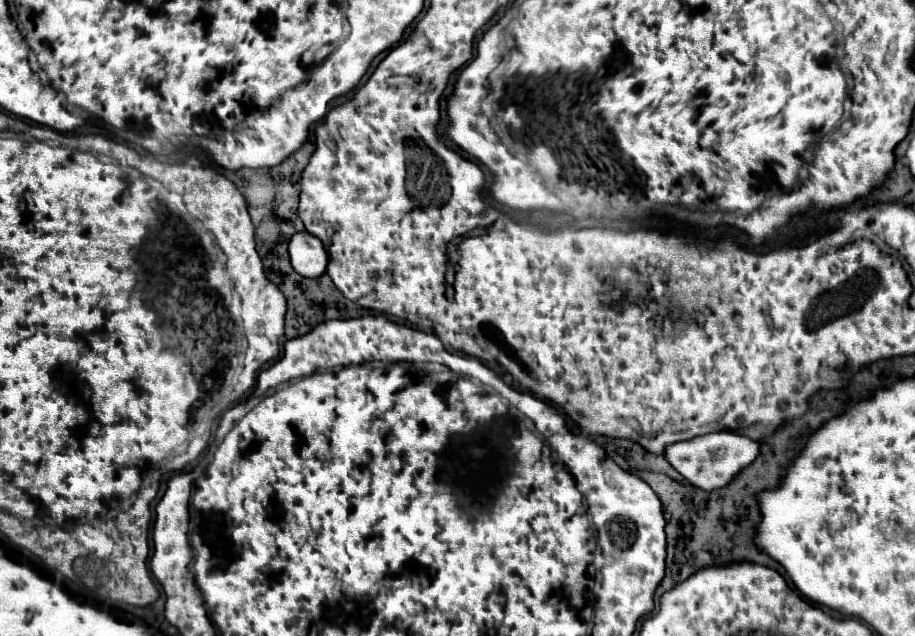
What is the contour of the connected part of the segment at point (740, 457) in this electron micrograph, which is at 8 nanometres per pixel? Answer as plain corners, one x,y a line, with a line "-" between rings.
712,432
708,436
696,436
696,440
670,444
664,456
690,484
702,490
714,490
726,486
740,468
748,466
758,456
758,442
734,432

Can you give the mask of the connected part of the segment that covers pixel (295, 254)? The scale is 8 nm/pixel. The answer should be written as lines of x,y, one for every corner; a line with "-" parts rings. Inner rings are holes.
308,232
294,234
288,246
288,252
290,252
292,268
300,276
318,278
324,274
326,264
328,264
328,254
316,236

